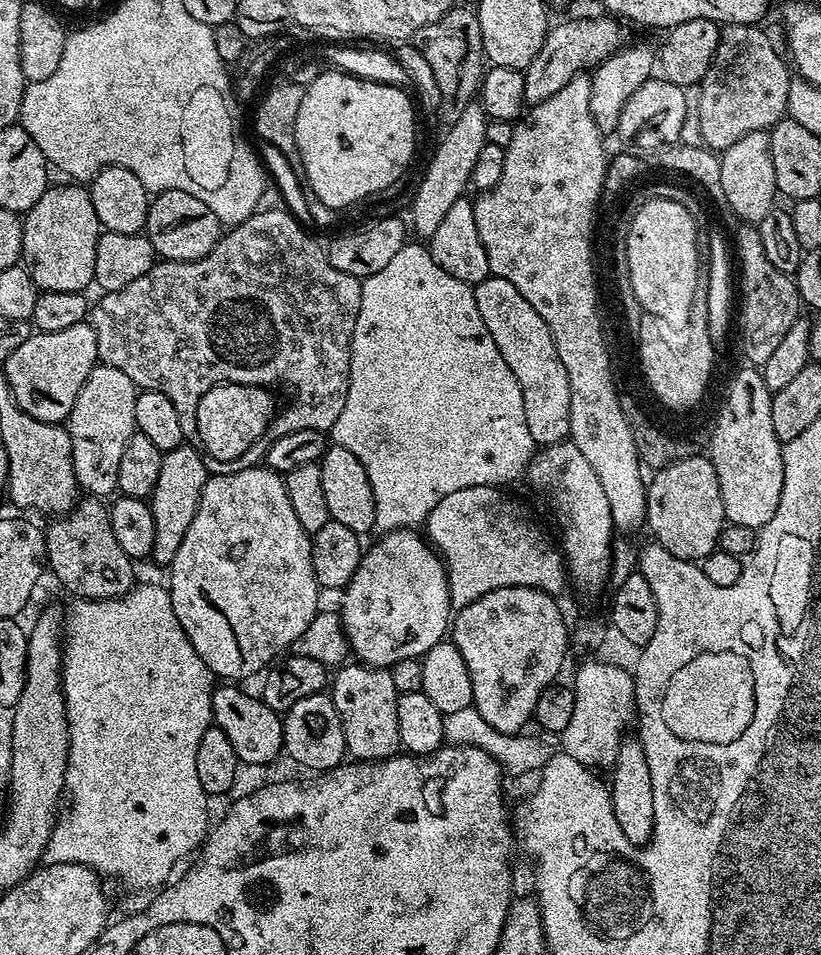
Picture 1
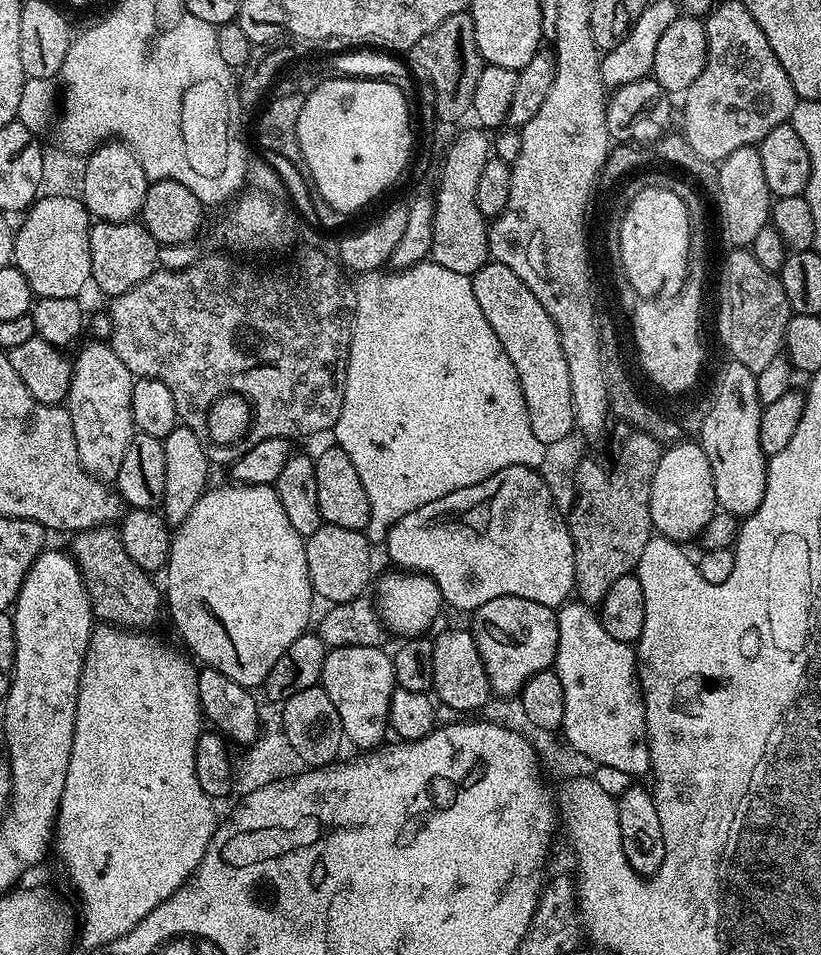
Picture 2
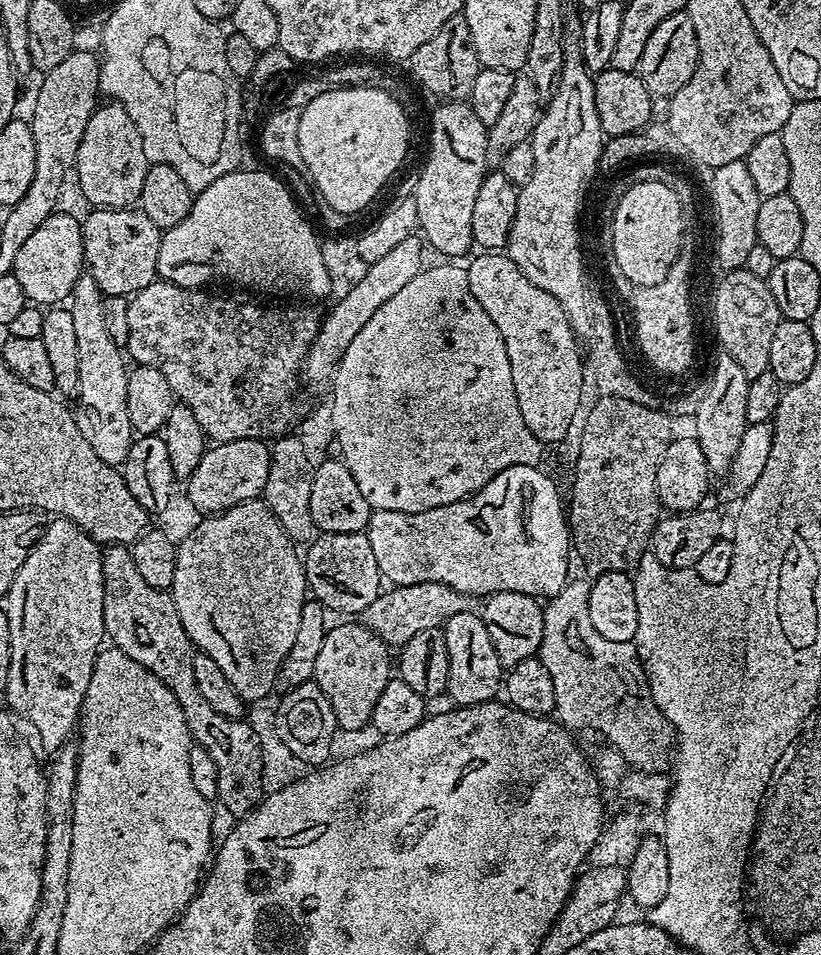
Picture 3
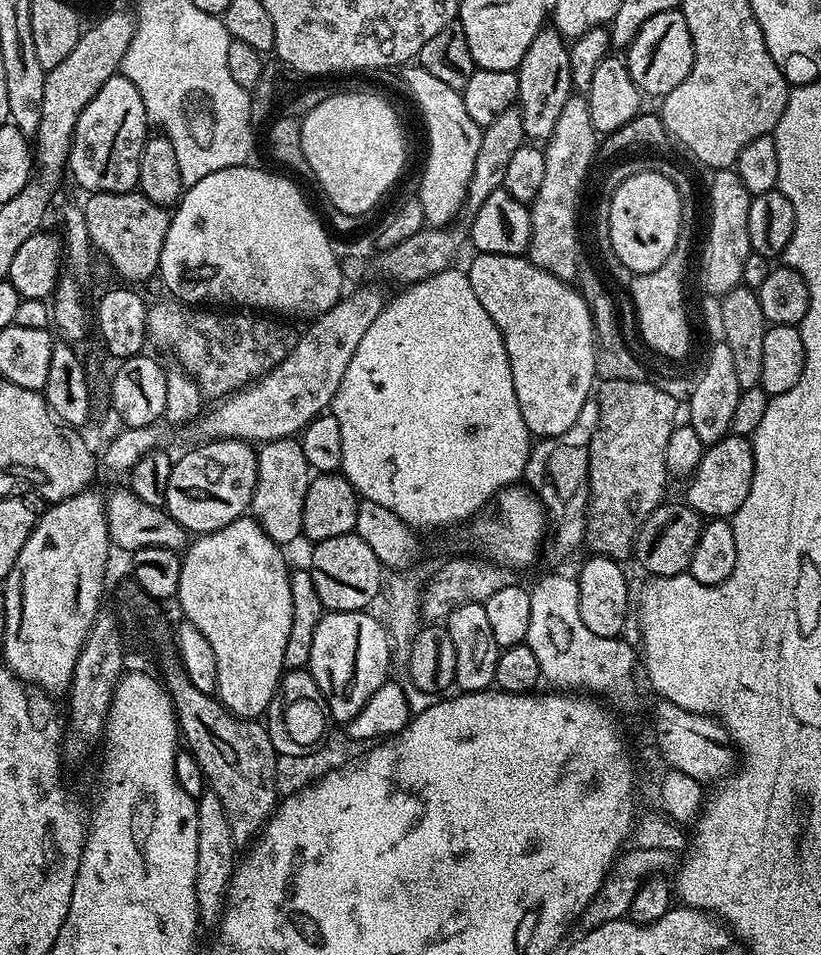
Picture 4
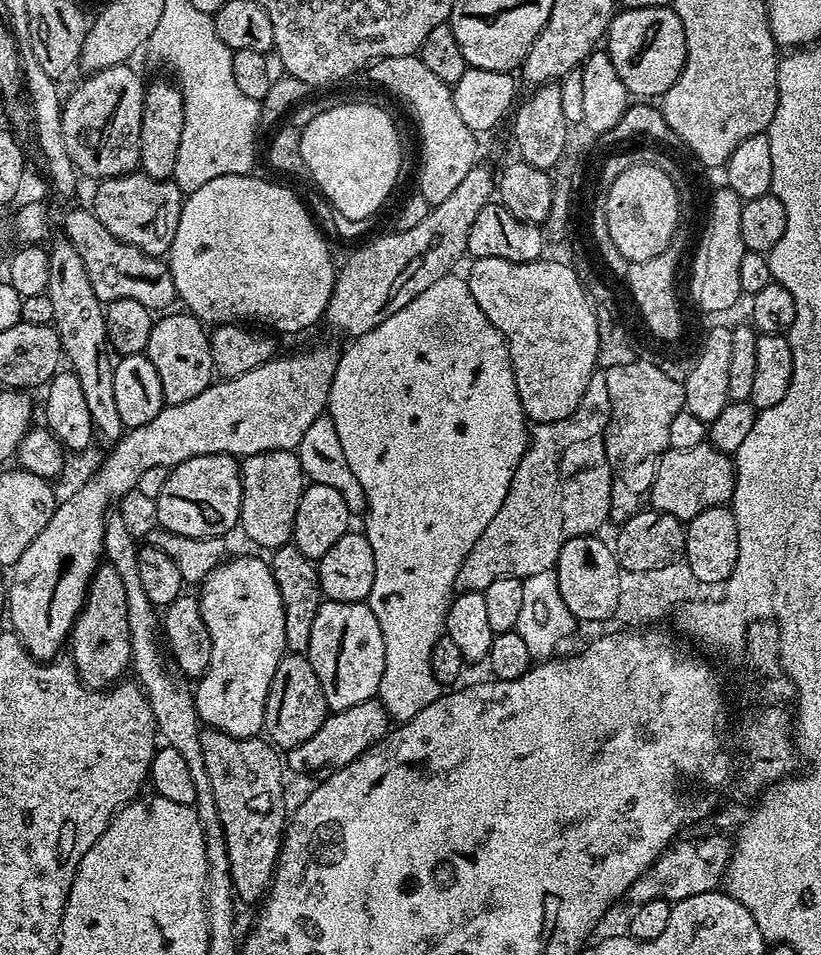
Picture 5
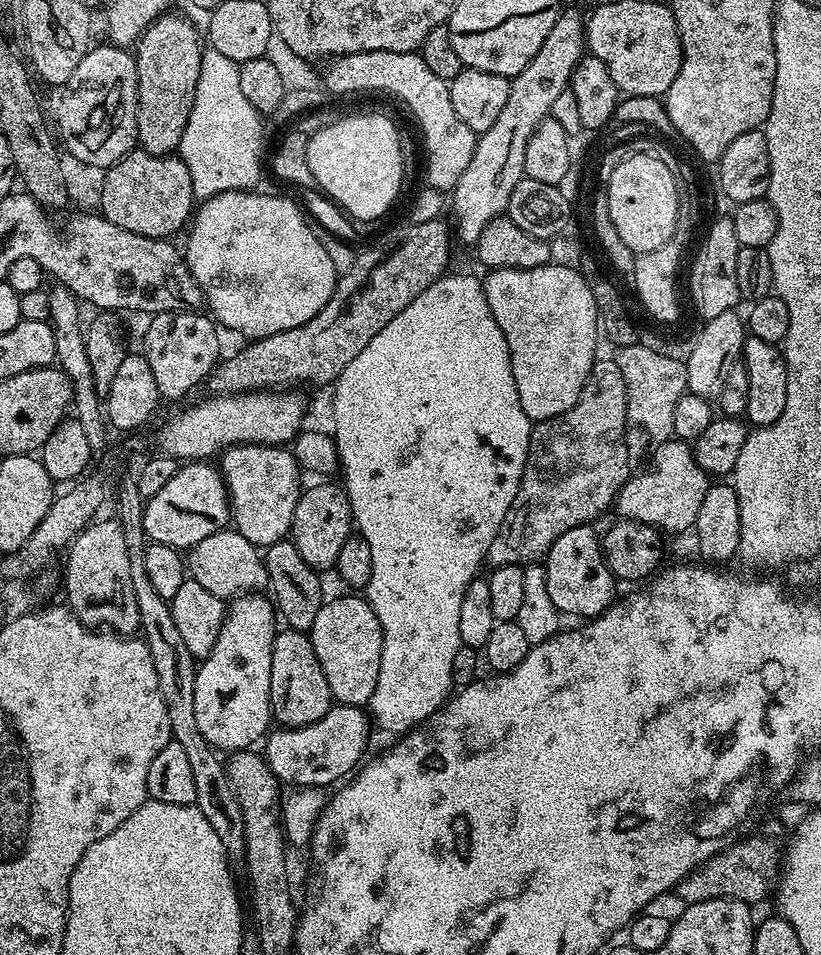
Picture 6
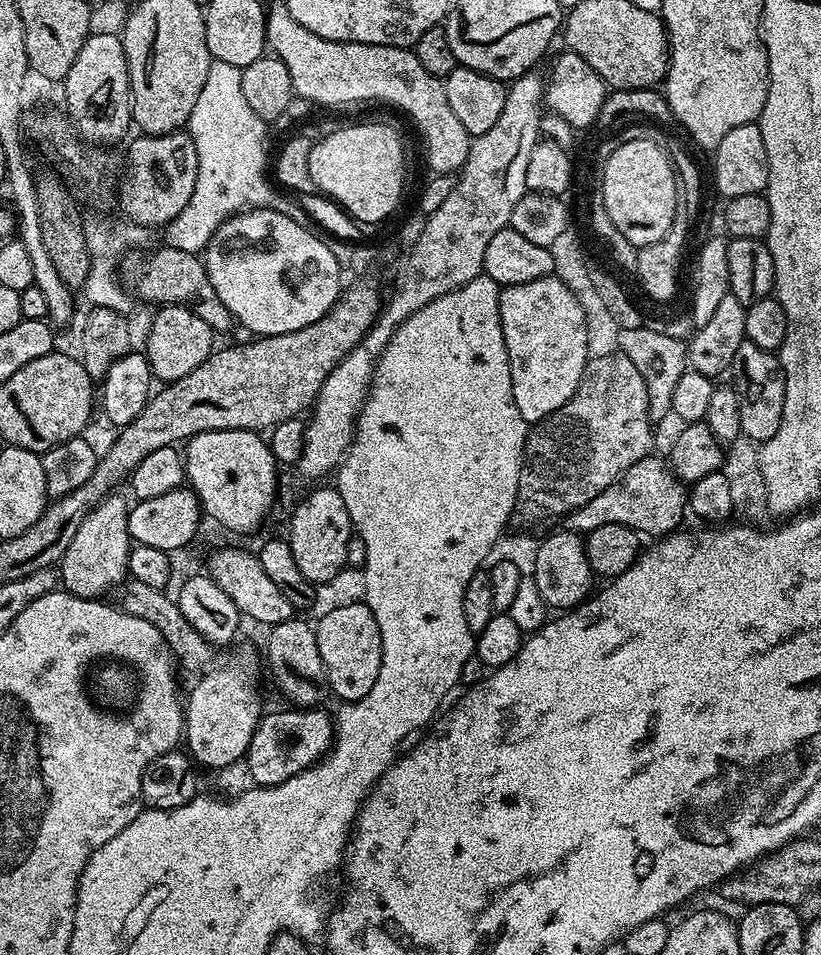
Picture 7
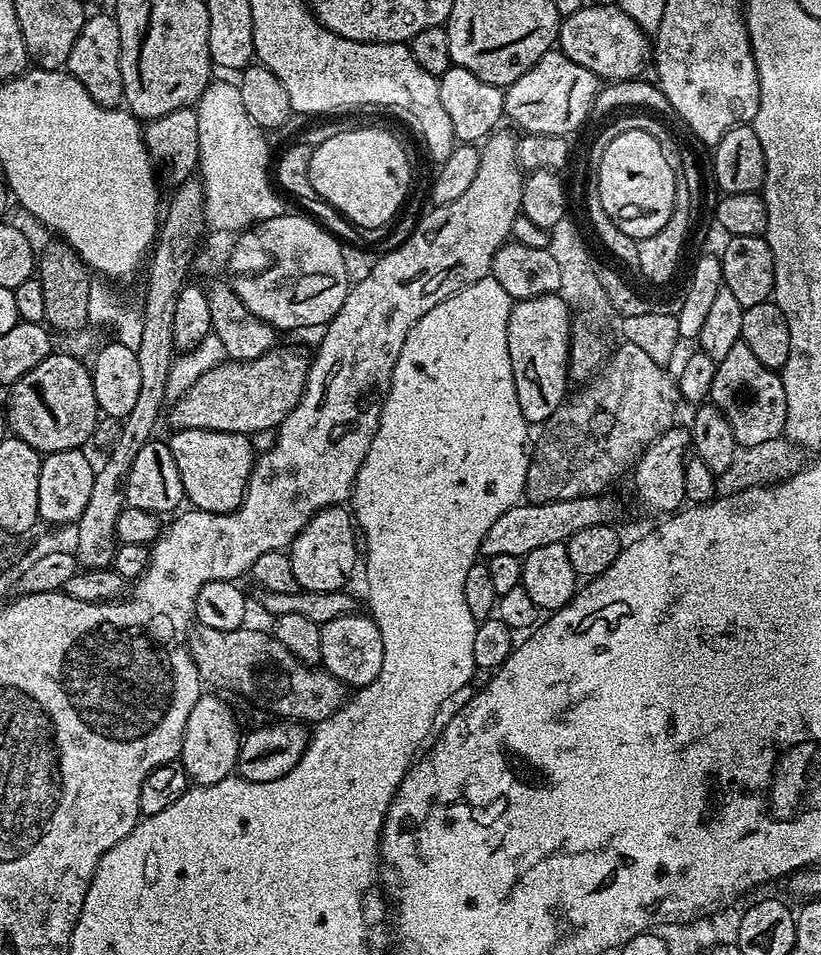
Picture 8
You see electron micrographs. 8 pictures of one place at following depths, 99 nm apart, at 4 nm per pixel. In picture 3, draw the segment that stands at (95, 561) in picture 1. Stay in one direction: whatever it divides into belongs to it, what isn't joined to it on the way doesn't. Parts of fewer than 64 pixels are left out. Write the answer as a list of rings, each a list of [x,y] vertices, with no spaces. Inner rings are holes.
[[[110,544],[102,552],[102,578],[104,579],[104,631],[111,647],[122,650],[134,662],[150,670],[178,698],[192,739],[207,749],[218,770],[219,803],[224,803],[236,818],[243,818],[264,799],[264,750],[247,719],[234,720],[218,714],[198,690],[194,682],[192,657],[194,645],[178,618],[171,591],[161,590],[145,582],[135,568],[131,551],[123,544]]]

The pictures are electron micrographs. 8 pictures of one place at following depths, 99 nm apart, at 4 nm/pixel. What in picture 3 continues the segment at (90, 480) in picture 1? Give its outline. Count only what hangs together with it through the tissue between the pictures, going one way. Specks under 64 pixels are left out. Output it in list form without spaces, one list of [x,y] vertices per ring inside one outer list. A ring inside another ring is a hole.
[[[81,274],[70,297],[74,327],[78,334],[78,374],[80,375],[80,388],[74,397],[74,415],[78,422],[78,430],[82,430],[82,438],[86,438],[86,442],[90,442],[94,454],[98,454],[98,458],[102,458],[102,462],[120,466],[123,465],[126,454],[130,454],[130,446],[134,439],[130,406],[128,405],[130,368],[129,365],[124,365],[125,353],[122,351],[121,345],[120,348],[116,345],[116,340],[112,337],[111,330],[108,329],[108,320],[104,317],[104,303],[106,303],[106,297],[100,291],[98,282],[94,282],[94,278],[90,274]]]

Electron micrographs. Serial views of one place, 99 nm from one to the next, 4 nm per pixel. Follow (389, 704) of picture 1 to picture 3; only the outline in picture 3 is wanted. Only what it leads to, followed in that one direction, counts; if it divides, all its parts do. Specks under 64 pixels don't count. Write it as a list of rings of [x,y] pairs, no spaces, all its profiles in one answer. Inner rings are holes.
[[[359,622],[332,624],[318,654],[315,684],[330,698],[339,727],[358,730],[370,724],[382,690],[394,672],[394,660],[388,657],[389,645]]]

